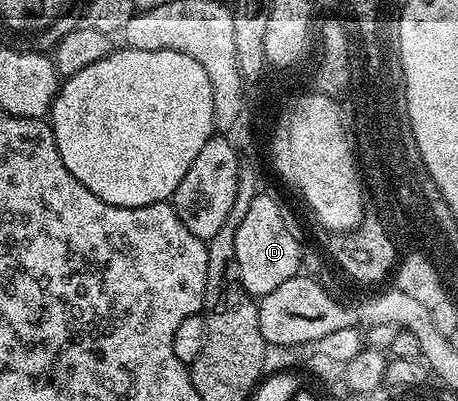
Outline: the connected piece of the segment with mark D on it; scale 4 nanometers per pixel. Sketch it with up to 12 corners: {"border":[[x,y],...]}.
{"border":[[275,196],[253,198],[235,239],[262,298],[300,275],[303,244]]}

